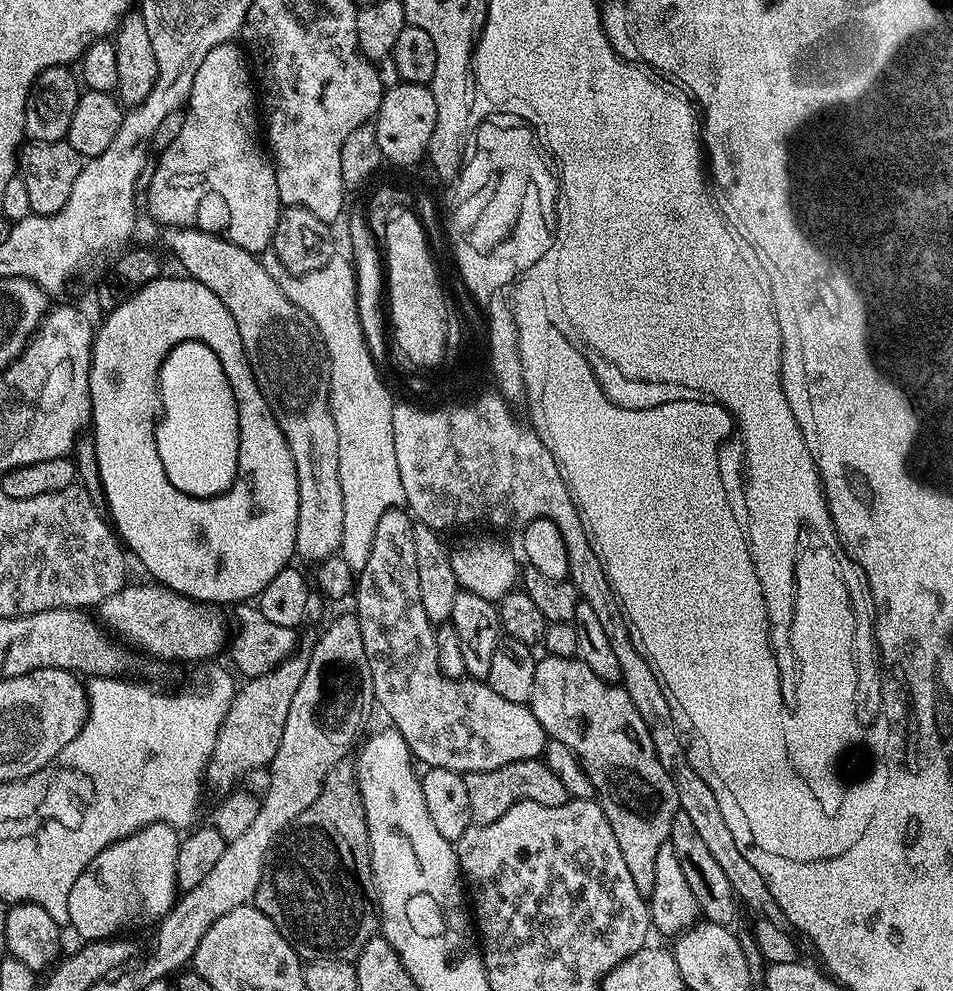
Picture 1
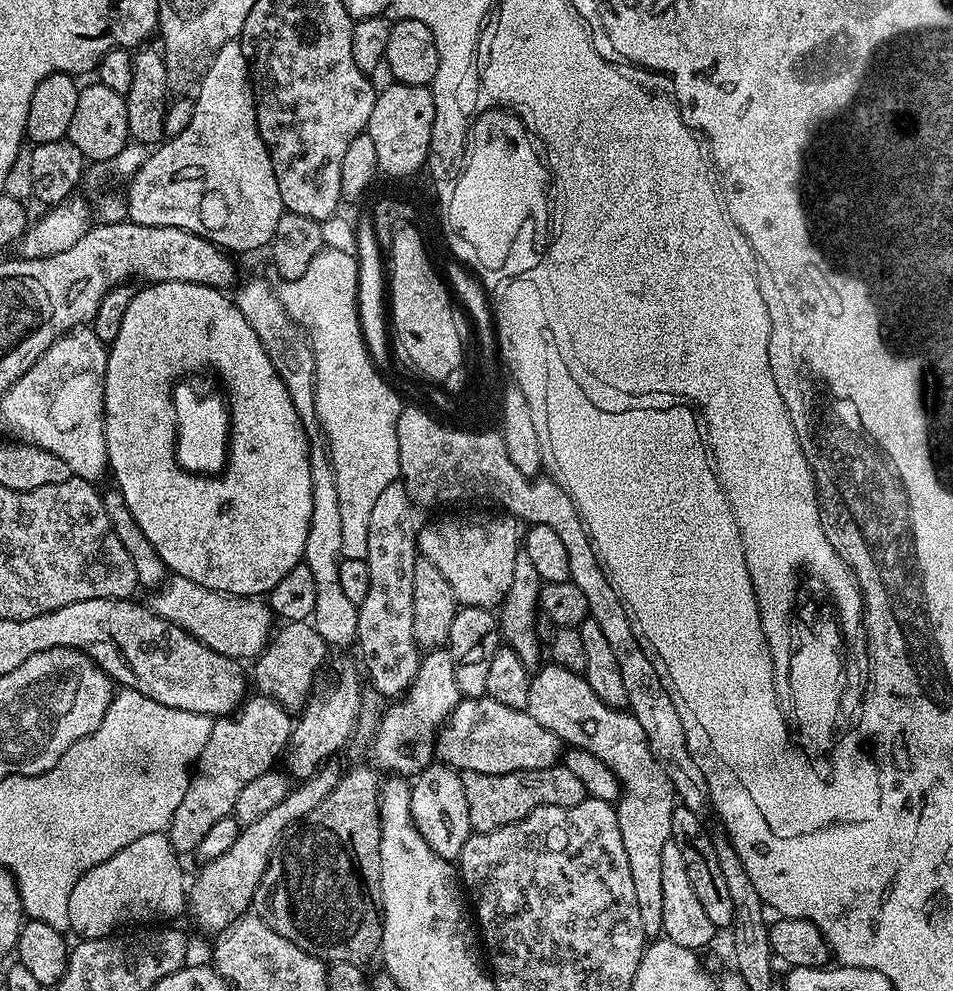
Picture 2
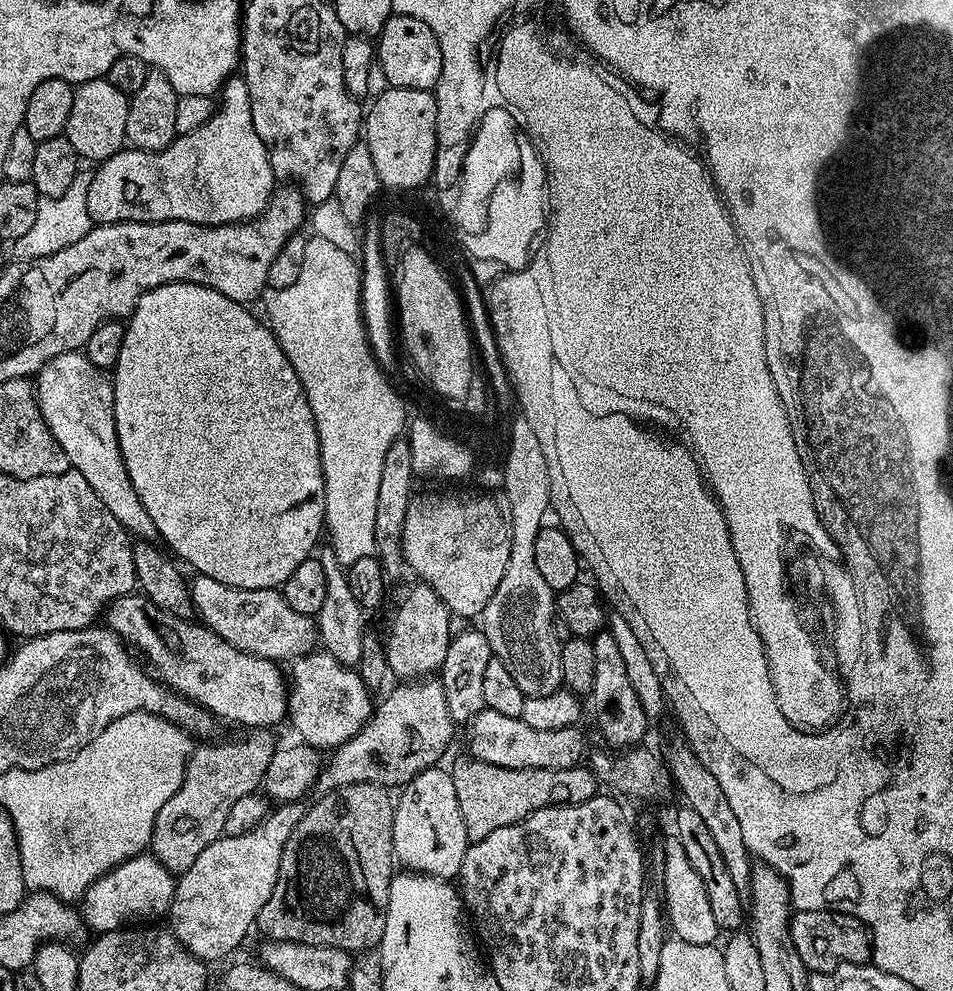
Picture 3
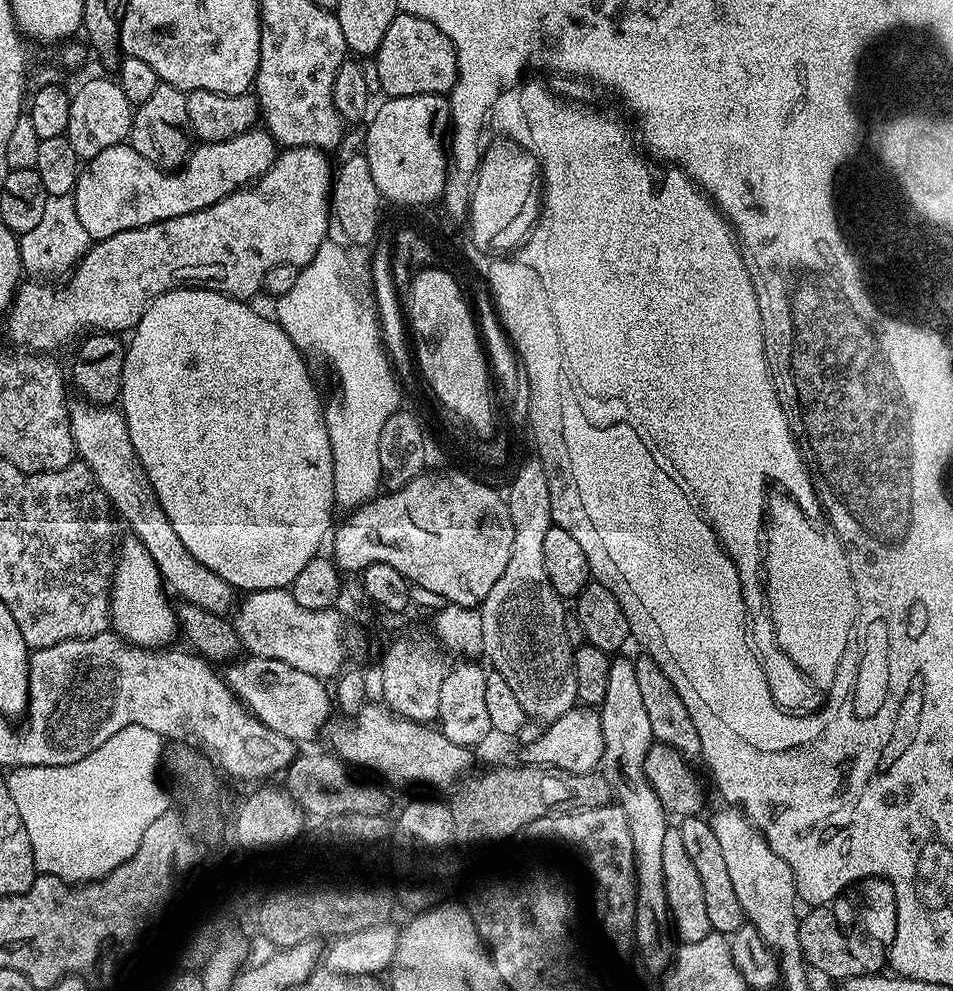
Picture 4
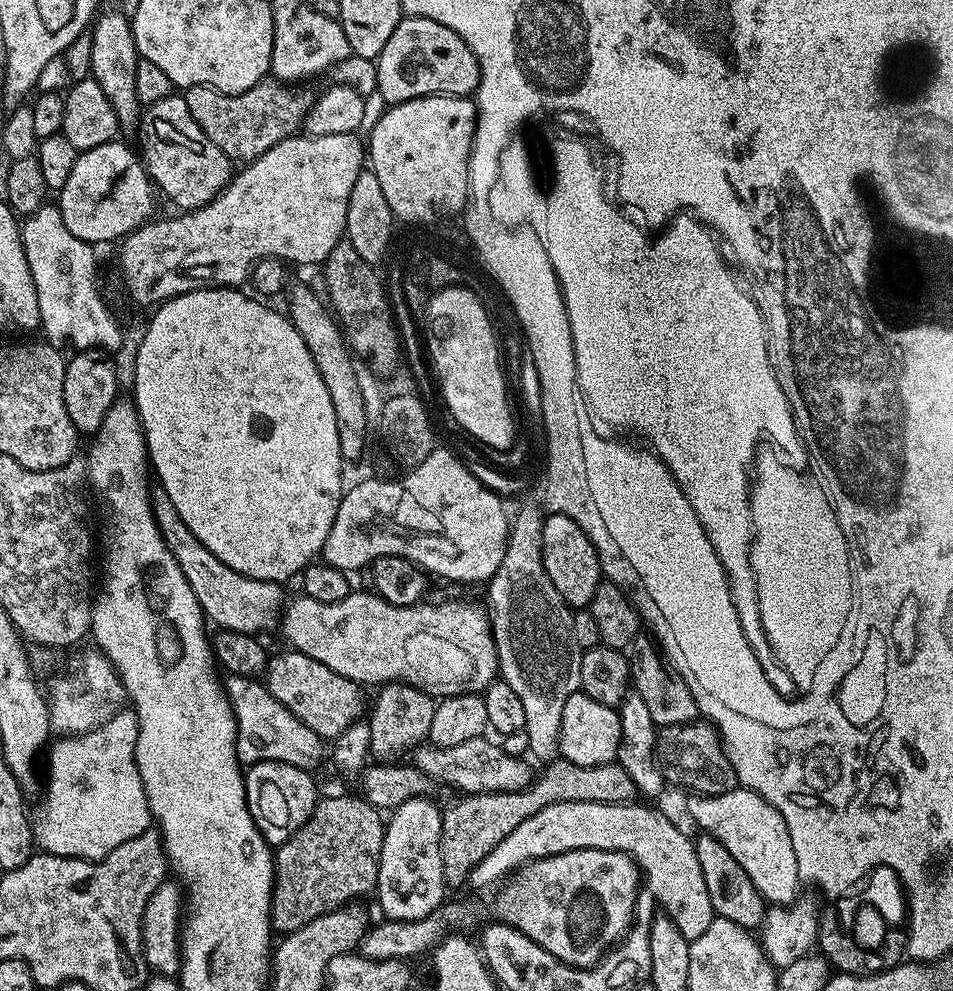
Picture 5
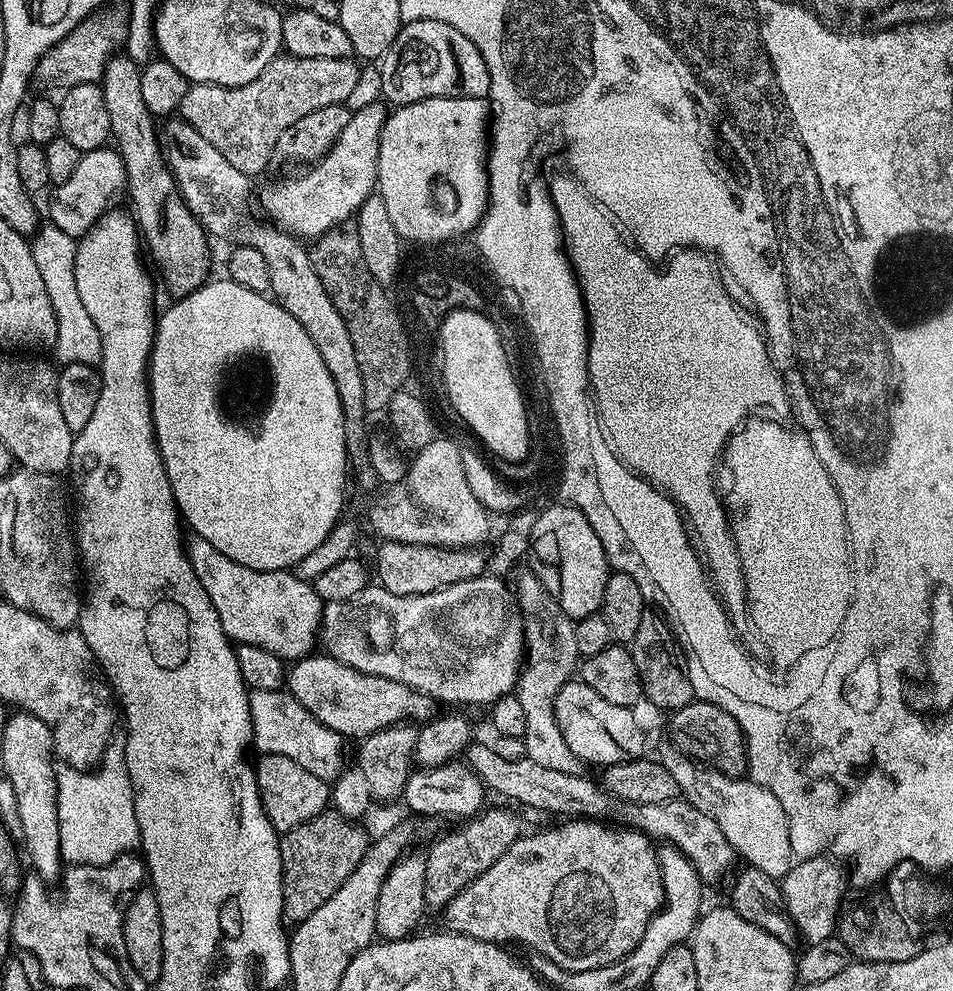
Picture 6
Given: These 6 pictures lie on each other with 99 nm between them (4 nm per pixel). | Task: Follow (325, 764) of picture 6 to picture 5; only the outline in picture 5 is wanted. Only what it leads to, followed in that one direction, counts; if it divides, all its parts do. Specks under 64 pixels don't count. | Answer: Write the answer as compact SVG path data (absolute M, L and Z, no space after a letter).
M229 675L223 681L223 686L236 715L236 757L241 765L251 766L269 760L316 770L320 759L326 756L325 741L314 734L306 722L286 710L286 706L282 706L282 702L278 702L259 679Z

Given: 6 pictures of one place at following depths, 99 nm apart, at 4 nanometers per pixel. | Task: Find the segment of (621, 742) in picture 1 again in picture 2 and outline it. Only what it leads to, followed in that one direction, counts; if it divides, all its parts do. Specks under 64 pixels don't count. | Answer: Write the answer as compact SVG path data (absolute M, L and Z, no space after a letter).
M551 662L545 663L532 676L526 711L534 718L534 722L546 726L546 730L554 733L565 745L590 750L594 758L602 758L602 762L606 762L606 766L614 770L622 789L622 795L619 800L615 801L614 807L618 814L618 828L622 830L622 846L626 846L626 858L630 862L630 878L634 878L634 898L638 906L638 914L642 914L642 930L645 937L659 937L664 930L662 849L672 838L670 818L674 818L678 797L666 770L662 770L659 760L654 758L650 750L646 730L642 730L638 718L634 718L631 711L611 708L610 705L604 704L602 698L594 694L594 690L590 688L581 673L571 672Z

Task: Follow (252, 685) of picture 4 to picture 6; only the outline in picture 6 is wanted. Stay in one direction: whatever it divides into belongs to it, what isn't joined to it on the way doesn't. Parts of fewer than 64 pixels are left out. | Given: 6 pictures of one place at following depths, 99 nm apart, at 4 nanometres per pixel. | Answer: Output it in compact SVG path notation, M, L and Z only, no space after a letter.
M313 654L295 661L287 669L286 688L322 726L330 726L330 730L345 738L363 738L392 724L427 722L438 712L437 701L431 696L402 682L390 682L390 678L362 674L327 654Z

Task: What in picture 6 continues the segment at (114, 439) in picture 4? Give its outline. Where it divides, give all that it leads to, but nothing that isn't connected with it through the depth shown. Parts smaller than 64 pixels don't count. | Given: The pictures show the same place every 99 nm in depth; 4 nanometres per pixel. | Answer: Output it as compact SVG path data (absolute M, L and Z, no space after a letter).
M192 534L187 537L186 547L190 566L194 566L194 574L198 582L202 582L202 590L214 602L214 610L218 610L218 622L222 630L228 635L229 640L239 644L261 647L262 650L272 651L285 662L295 662L304 656L313 655L318 644L320 634L320 620L324 617L325 601L311 583L303 581L295 576L292 570L287 572L263 572L262 570L250 570L214 550L206 538Z

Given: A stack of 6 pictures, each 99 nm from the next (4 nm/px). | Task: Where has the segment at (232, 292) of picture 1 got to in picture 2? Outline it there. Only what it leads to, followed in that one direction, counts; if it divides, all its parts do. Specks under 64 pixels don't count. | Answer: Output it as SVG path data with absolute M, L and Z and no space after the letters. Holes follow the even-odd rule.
M248 280L244 285L242 284L235 289L237 292L236 296L234 295L234 302L238 306L238 310L242 310L242 318L246 318L246 322L250 322L254 334L258 334L258 342L262 342L270 362L274 362L274 370L278 374L278 378L282 378L282 382L290 394L290 402L294 402L294 410L300 415L305 429L312 430L312 427L315 429L318 424L316 403L314 402L316 363L312 346L308 342L304 329L294 322L294 318L290 318L290 314L276 297L275 287L271 283L268 285L264 280ZM313 447L310 452L310 474L312 475L313 510L310 514L310 530L306 534L306 546L302 563L310 566L310 574L314 574L314 591L318 594L314 597L314 610L310 617L312 627L322 634L322 638L333 649L344 648L348 643L357 639L360 627L358 626L359 607L346 598L340 581L340 561L342 559L342 510L338 510L338 486L334 478L332 461L323 447Z

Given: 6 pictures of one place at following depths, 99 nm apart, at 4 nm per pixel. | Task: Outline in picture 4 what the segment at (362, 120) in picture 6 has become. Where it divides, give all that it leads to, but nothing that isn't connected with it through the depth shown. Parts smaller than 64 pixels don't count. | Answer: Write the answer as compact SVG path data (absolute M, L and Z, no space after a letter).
M285 148L273 160L272 165L264 171L264 175L255 181L251 186L245 186L238 192L231 192L226 198L222 198L214 206L198 210L194 214L182 214L178 218L170 218L163 220L157 224L150 226L142 226L141 228L131 228L125 232L114 234L105 240L97 240L89 247L84 257L81 258L79 264L72 269L67 277L68 285L59 292L52 284L43 284L40 280L25 279L23 283L17 287L16 295L12 298L12 303L6 313L8 319L8 336L14 343L20 344L21 349L31 350L34 352L51 353L52 348L60 348L67 340L75 341L85 330L99 330L102 332L111 332L113 334L124 334L135 328L136 323L142 318L142 314L149 306L154 303L162 294L174 291L175 288L211 288L214 292L223 292L225 296L232 296L235 300L245 302L251 301L252 295L257 291L261 291L264 279L266 278L266 270L270 270L279 264L294 264L303 266L310 262L310 258L314 258L314 254L318 250L318 246L329 235L328 224L330 228L330 201L332 199L332 190L334 187L334 168L328 165L328 160L323 151L318 148Z

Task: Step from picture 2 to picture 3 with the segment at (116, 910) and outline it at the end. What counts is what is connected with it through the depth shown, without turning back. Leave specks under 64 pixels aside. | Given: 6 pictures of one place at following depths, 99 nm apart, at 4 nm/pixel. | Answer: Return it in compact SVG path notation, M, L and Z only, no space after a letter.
M141 854L139 856L130 856L128 859L122 861L118 867L109 870L106 875L99 876L98 879L93 882L88 889L85 890L82 897L82 919L89 929L93 928L93 933L101 934L110 931L118 931L120 929L127 929L129 926L139 925L141 922L156 922L159 916L167 917L172 911L172 899L176 893L176 880L174 879L173 873L166 870L166 866L162 862L158 862L156 857L151 854Z

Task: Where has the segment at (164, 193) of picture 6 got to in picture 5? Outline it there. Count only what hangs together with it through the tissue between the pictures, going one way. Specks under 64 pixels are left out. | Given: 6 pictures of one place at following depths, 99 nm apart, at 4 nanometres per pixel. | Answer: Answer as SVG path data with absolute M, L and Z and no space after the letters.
M119 7L112 8L109 12L101 11L95 17L90 31L93 36L93 45L90 53L90 78L102 86L102 94L110 98L110 102L116 111L116 117L120 123L120 132L135 133L137 131L142 113L142 105L138 98L136 77L134 70L138 70L140 53L136 50L132 22Z

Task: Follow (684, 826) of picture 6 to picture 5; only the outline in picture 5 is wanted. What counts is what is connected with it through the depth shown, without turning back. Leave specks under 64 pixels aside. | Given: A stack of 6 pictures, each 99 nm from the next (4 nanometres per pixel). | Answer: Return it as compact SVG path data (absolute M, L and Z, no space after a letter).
M483 735L470 738L466 742L458 742L458 746L440 748L437 744L424 742L411 753L410 760L415 768L425 772L433 782L440 780L444 784L453 784L464 794L473 792L513 792L522 790L531 784L534 771L527 764L527 759L511 757L506 754L499 743L484 740Z

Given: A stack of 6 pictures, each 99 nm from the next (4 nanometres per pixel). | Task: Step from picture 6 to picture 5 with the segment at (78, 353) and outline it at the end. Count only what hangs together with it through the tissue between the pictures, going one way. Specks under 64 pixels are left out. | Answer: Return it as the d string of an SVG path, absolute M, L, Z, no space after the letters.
M45 202L23 221L20 237L30 266L30 278L34 278L34 290L38 294L40 328L46 343L65 354L91 348L116 354L124 344L124 332L96 289L97 249L70 234L66 222L62 222L59 207L52 202Z

